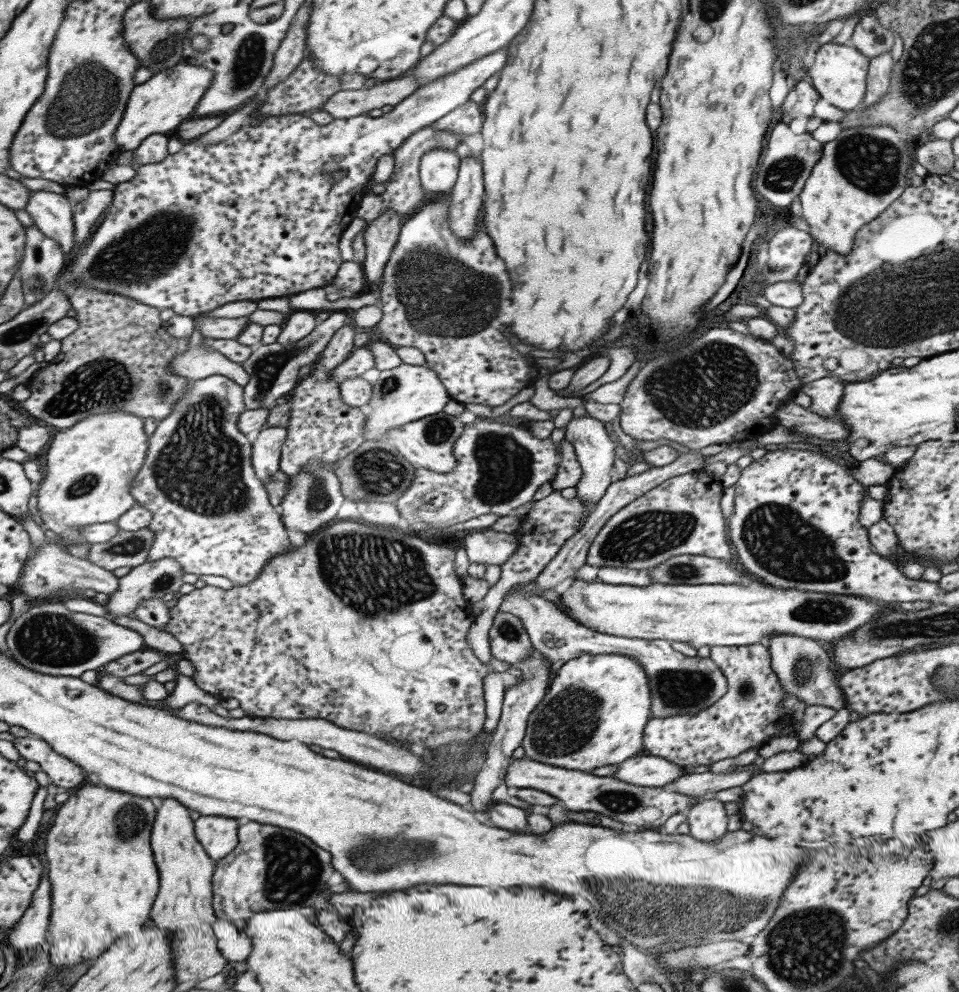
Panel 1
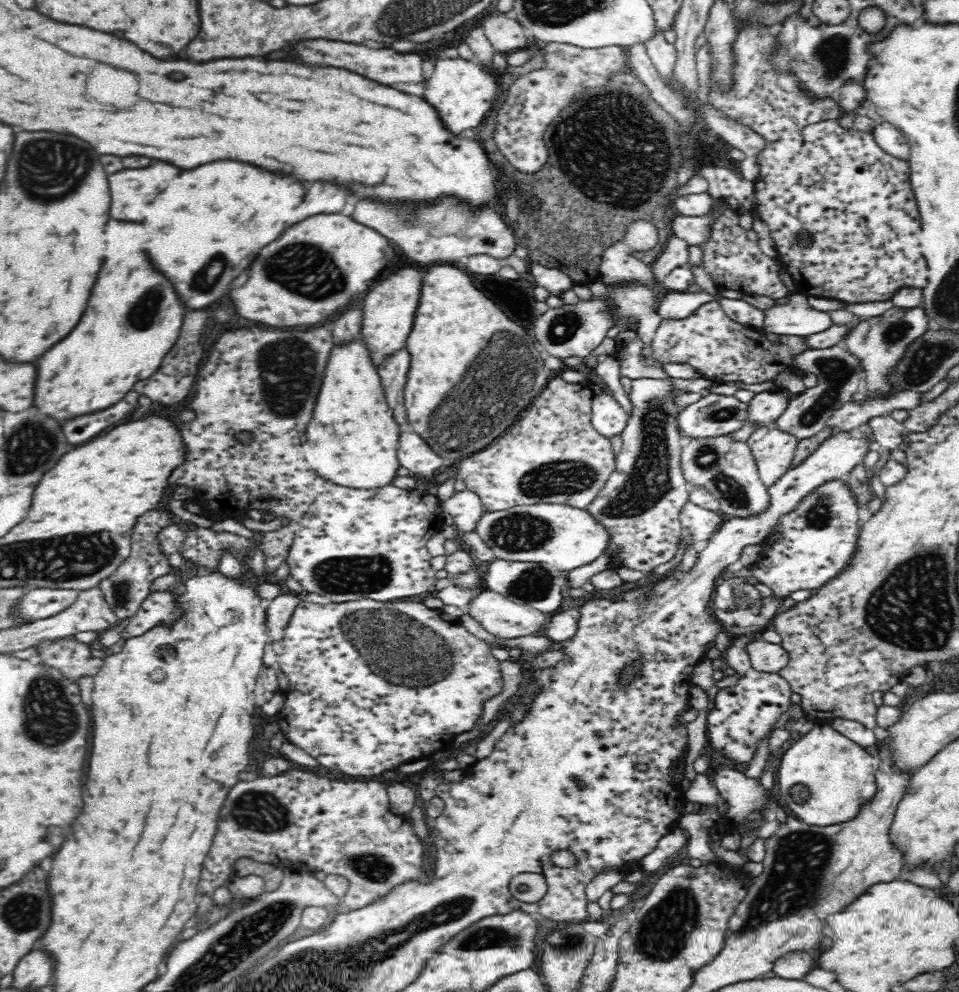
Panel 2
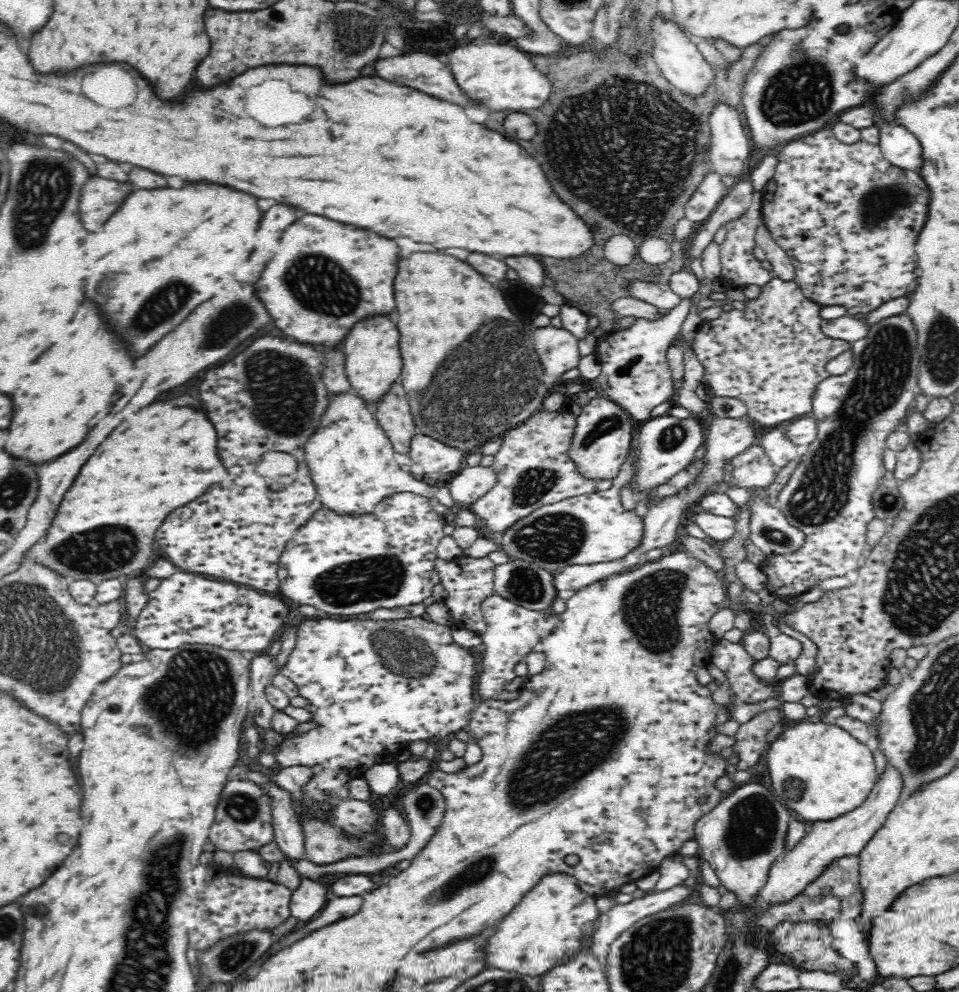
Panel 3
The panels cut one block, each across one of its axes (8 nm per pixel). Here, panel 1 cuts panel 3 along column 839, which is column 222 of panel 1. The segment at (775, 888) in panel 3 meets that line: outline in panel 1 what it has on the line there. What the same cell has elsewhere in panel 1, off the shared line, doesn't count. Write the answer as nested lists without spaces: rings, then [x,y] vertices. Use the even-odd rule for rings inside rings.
[[[199,816],[193,821],[194,834],[211,860],[219,860],[230,854],[238,842],[240,821],[215,816]]]

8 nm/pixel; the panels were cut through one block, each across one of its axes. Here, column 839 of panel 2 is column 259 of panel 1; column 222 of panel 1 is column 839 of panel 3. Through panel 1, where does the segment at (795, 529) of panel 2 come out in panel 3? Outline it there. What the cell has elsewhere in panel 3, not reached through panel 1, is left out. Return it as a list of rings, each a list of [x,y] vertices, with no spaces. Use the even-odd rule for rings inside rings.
[[[907,313],[893,316],[890,318],[885,318],[876,324],[873,324],[869,328],[869,332],[865,338],[855,341],[851,344],[850,351],[852,352],[852,366],[846,374],[841,374],[840,376],[829,376],[816,385],[816,390],[814,390],[814,396],[812,400],[812,415],[817,418],[818,423],[818,434],[816,435],[815,441],[811,442],[808,447],[803,448],[801,461],[799,465],[794,469],[794,472],[788,478],[786,486],[779,492],[777,504],[782,512],[784,512],[788,522],[798,530],[804,533],[804,545],[794,553],[790,554],[766,554],[765,559],[758,565],[760,570],[766,575],[766,582],[764,582],[764,588],[770,592],[772,595],[778,597],[789,597],[795,598],[803,592],[808,592],[816,588],[820,581],[826,580],[827,578],[834,578],[834,576],[845,576],[850,572],[850,570],[859,570],[858,562],[860,562],[860,557],[863,556],[864,544],[866,544],[866,526],[868,522],[875,517],[874,507],[872,506],[872,496],[874,490],[878,488],[880,482],[882,482],[882,476],[886,474],[886,469],[884,469],[884,463],[882,463],[882,452],[887,448],[886,441],[887,436],[892,434],[898,428],[898,424],[906,419],[906,416],[911,410],[911,405],[917,398],[916,394],[921,392],[918,386],[919,377],[919,364],[921,363],[921,355],[917,349],[918,336],[916,327],[914,327],[914,322],[909,317]]]

